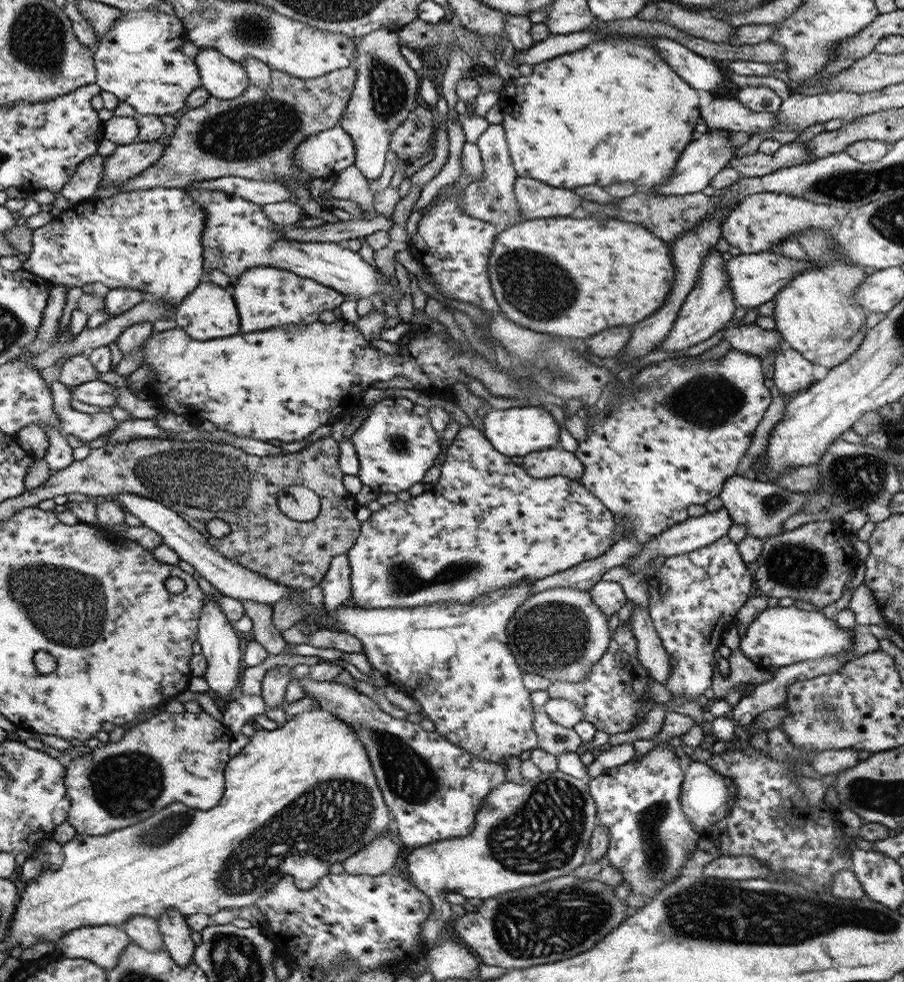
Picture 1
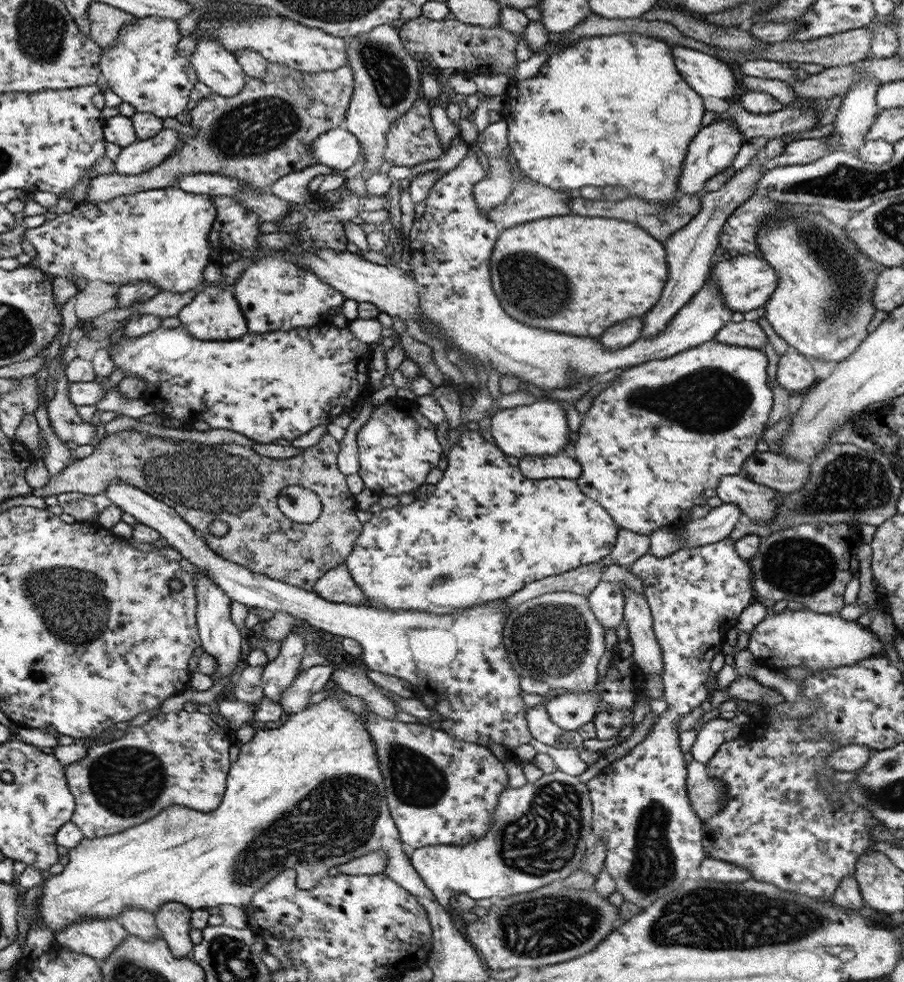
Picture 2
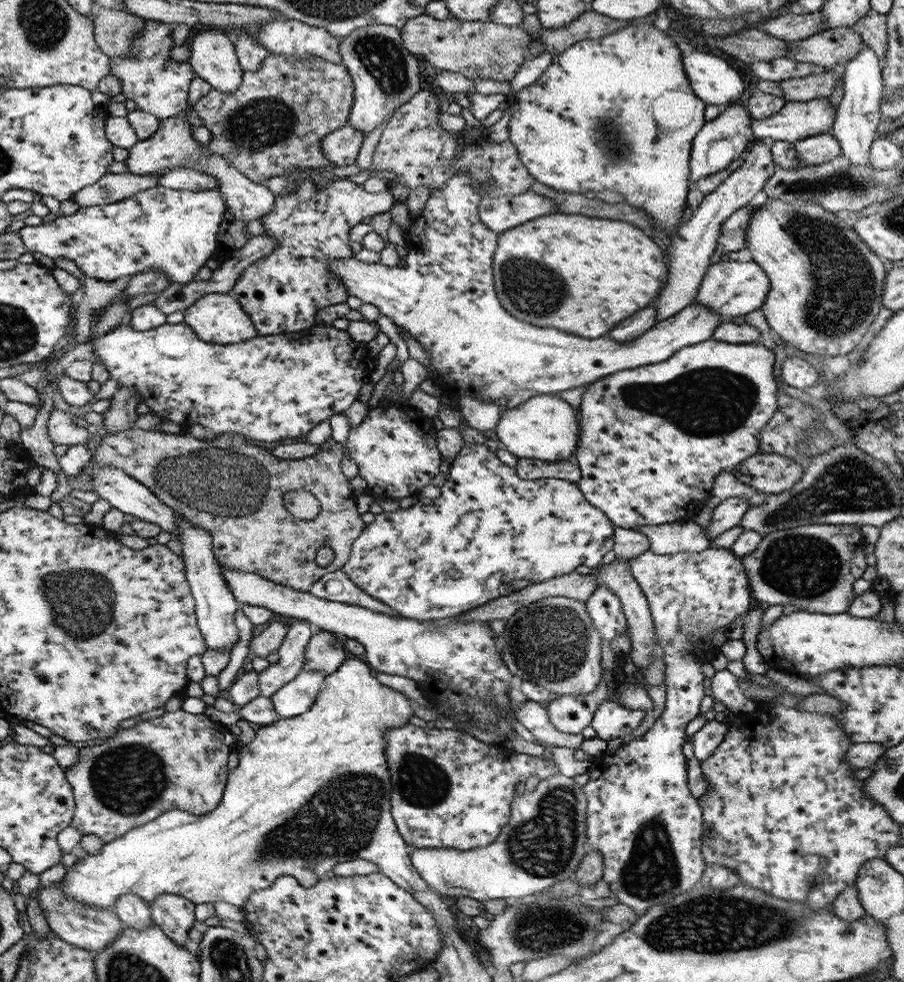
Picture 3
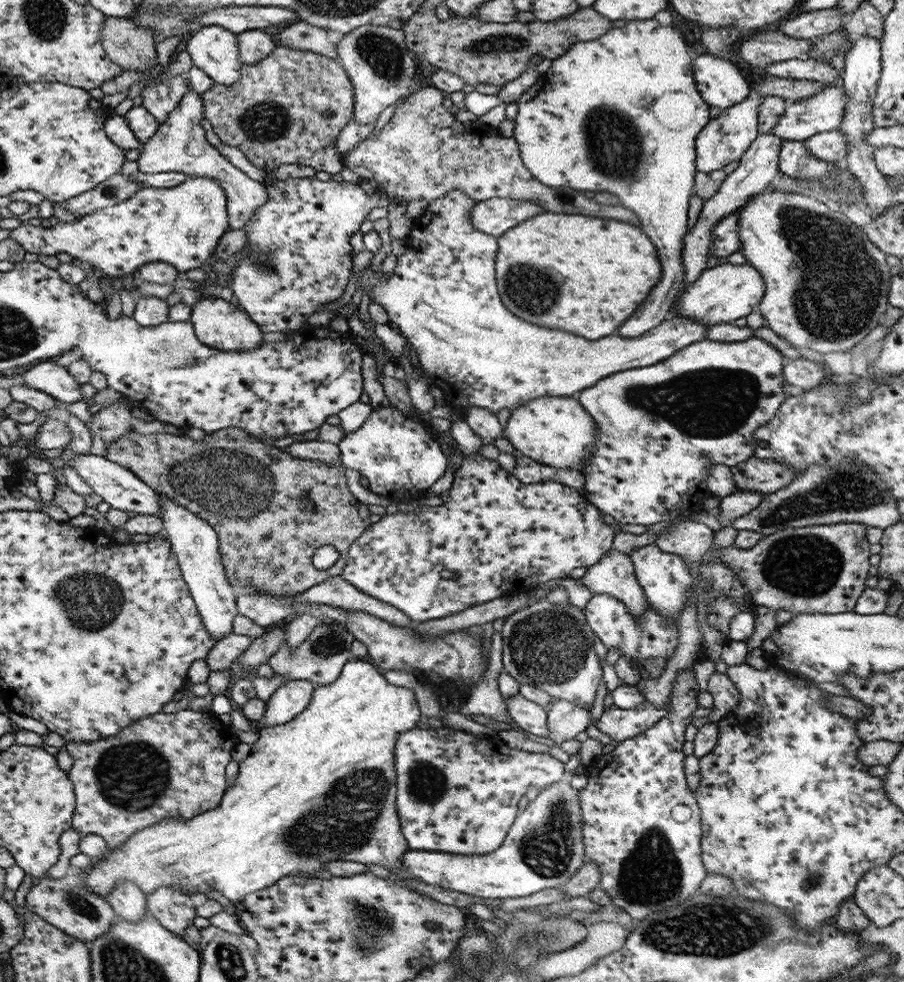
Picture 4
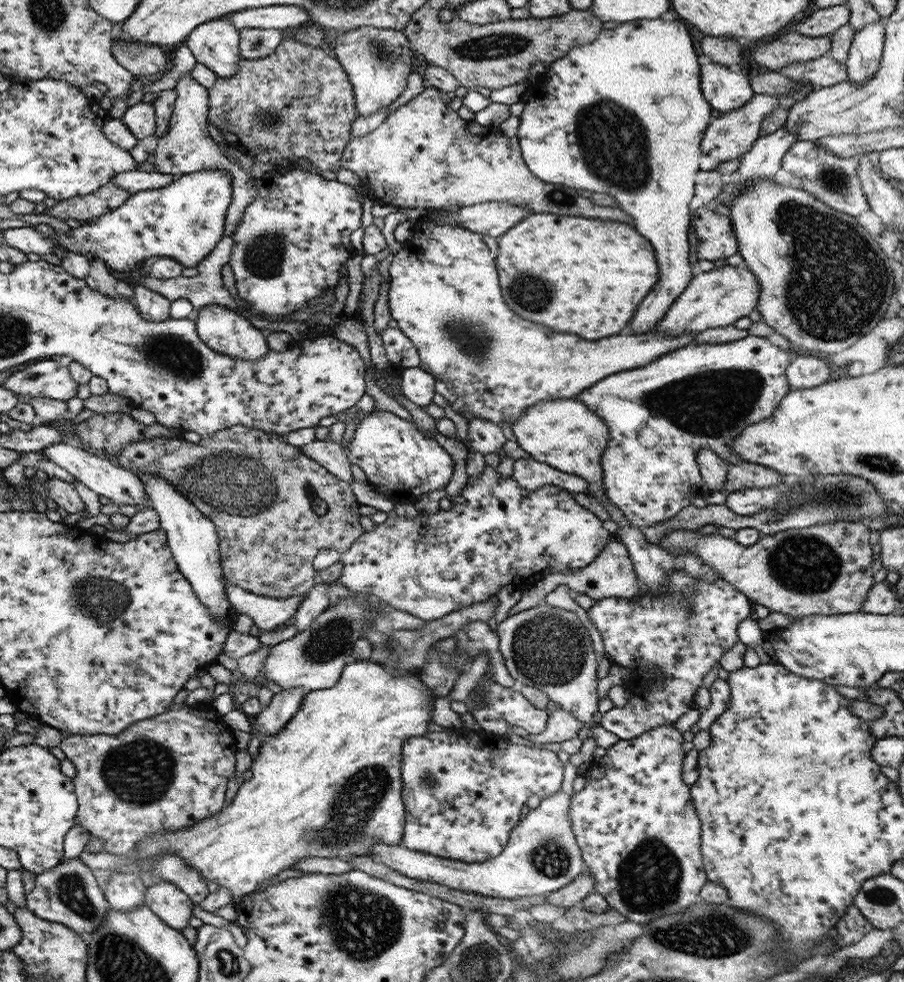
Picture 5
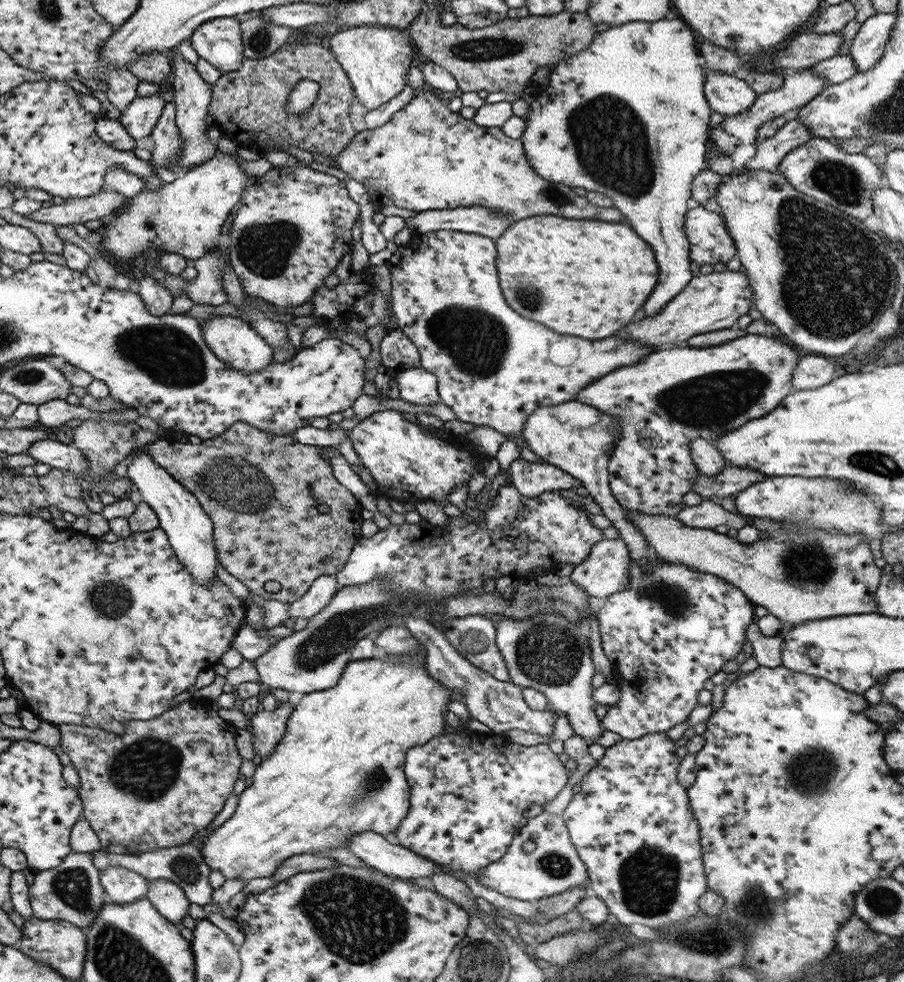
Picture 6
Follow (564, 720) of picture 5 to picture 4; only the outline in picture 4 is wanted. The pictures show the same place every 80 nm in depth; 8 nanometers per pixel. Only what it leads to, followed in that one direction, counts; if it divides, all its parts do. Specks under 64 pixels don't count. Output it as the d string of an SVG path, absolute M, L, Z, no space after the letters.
M554 700L548 707L548 725L551 728L549 738L552 742L575 739L580 732L585 732L592 725L592 707L580 707L564 700Z

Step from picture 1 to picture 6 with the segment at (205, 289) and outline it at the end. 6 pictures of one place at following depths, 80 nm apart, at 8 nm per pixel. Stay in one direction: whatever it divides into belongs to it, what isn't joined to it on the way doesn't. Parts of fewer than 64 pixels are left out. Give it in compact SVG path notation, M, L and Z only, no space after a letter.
M218 315L209 318L202 328L203 339L210 346L212 353L231 365L232 368L243 372L255 372L261 371L274 361L273 348L248 321L244 321L240 317Z

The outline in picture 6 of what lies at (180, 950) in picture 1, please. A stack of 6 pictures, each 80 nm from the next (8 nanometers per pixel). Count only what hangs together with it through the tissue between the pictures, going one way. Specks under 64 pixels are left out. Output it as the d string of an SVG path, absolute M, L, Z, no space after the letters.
M167 878L151 880L146 898L172 923L180 922L190 910L184 890Z

